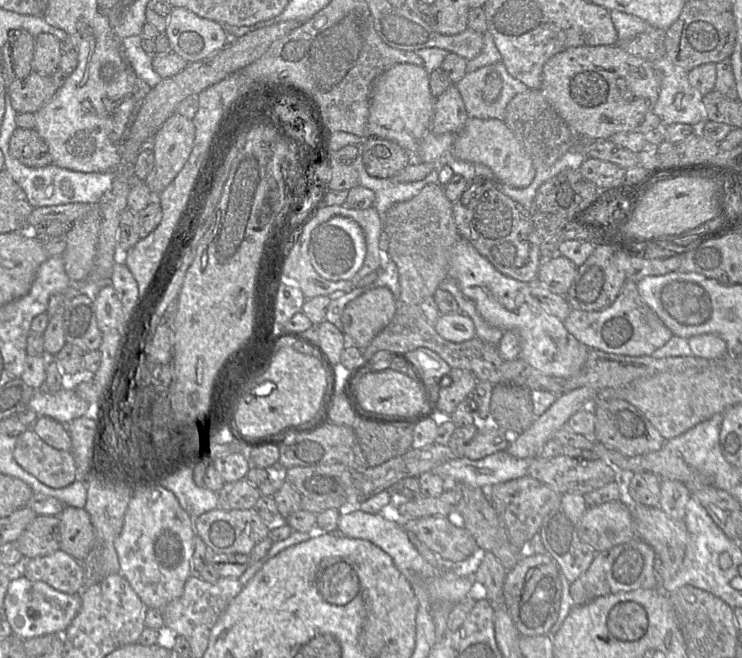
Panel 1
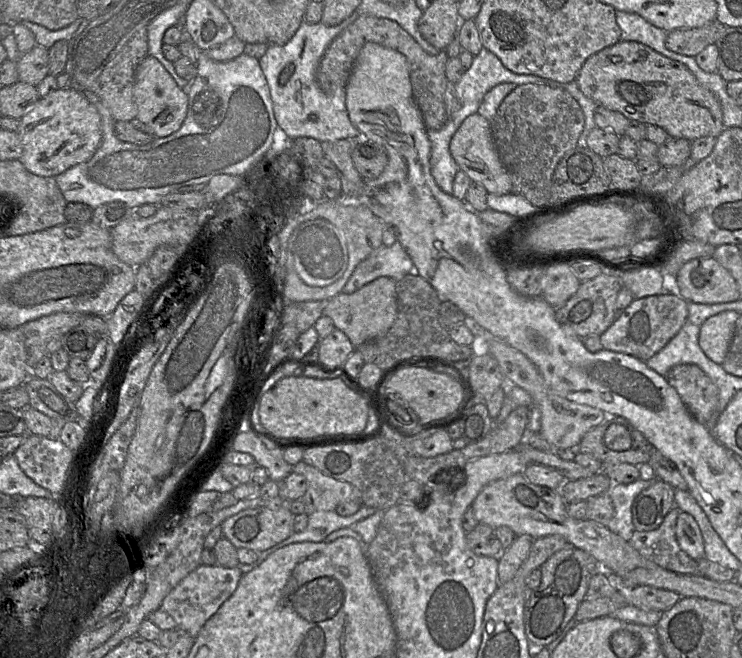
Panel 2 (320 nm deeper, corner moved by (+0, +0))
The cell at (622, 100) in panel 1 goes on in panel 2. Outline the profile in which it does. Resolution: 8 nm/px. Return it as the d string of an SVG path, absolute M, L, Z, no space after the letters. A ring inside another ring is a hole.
M622 41L590 56L576 76L582 93L596 105L623 114L629 120L664 129L672 138L689 141L718 137L724 129L718 98L682 63L635 41Z

